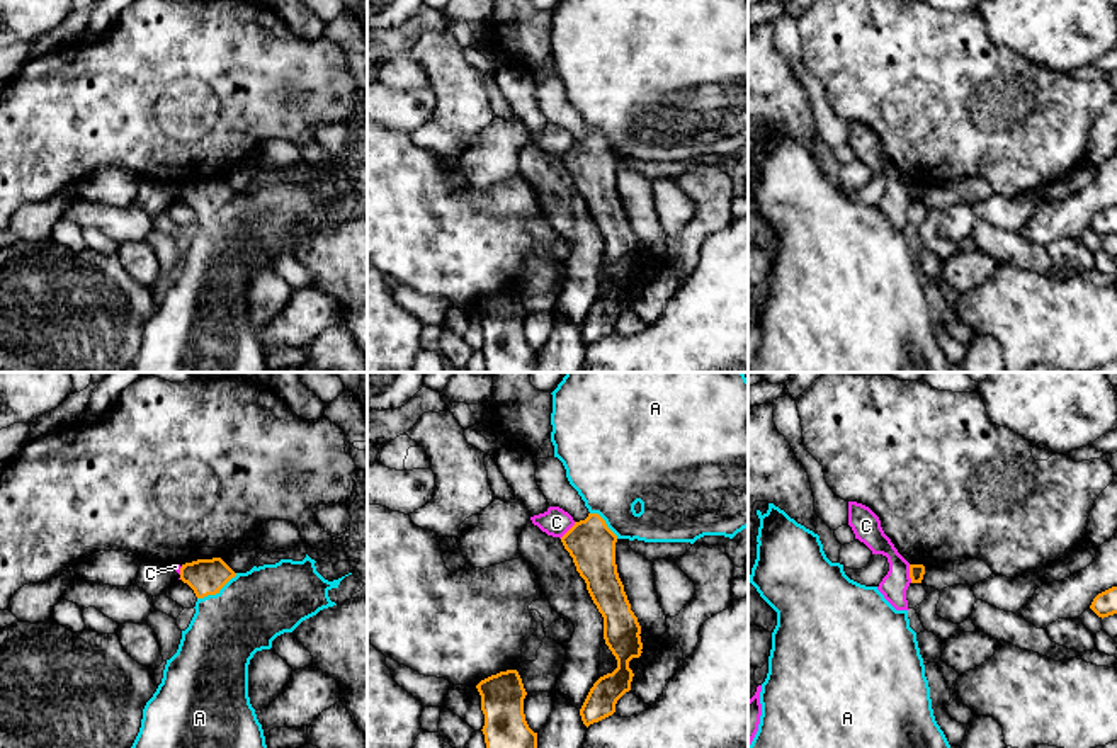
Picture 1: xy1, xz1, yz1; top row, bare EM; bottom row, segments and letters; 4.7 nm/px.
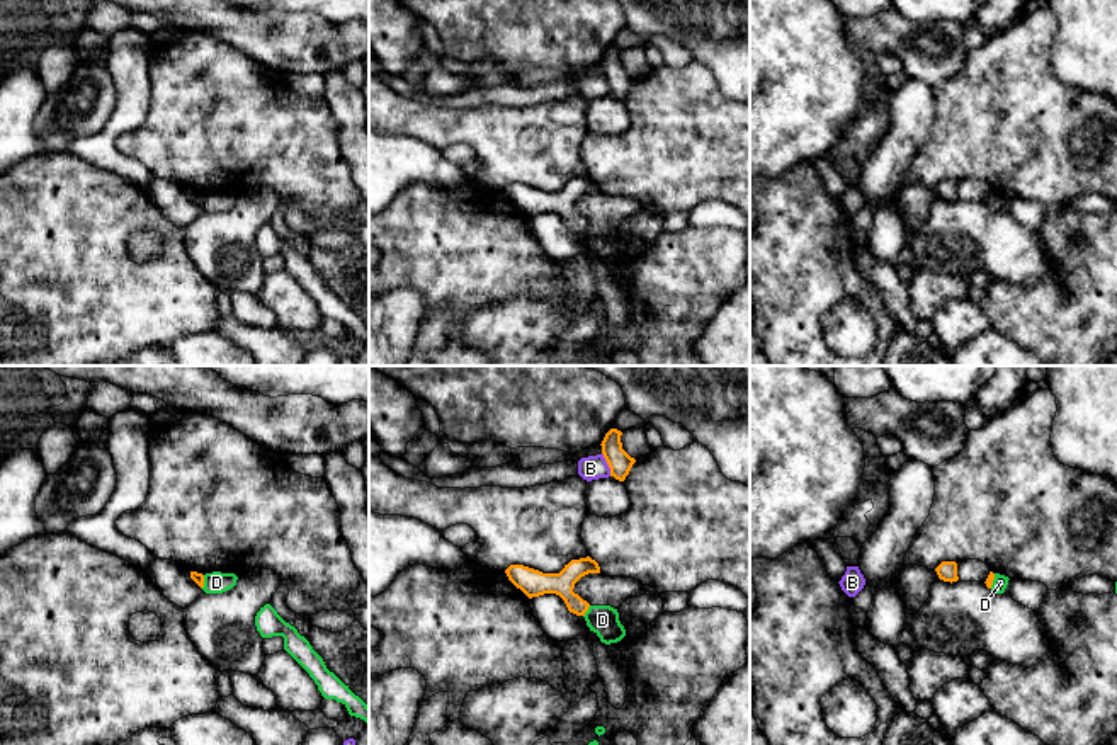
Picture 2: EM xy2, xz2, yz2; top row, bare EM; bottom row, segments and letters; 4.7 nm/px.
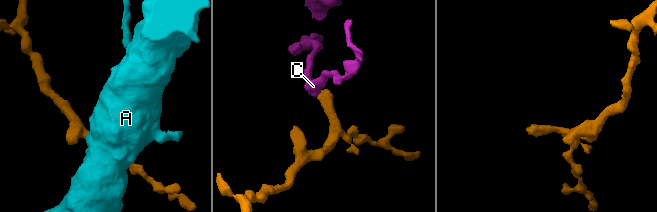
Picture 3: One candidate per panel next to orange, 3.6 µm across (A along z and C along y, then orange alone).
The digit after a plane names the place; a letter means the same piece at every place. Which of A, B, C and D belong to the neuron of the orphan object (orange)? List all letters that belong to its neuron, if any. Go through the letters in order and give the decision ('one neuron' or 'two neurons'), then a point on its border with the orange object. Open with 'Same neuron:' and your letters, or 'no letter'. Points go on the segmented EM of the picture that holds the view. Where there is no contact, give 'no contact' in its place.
Same neuron: A
A: one neuron; contact xy1 (216, 592)
B: two neurons; contact xz2 (607, 463)
C: two neurons; contact yz1 (910, 573)
D: two neurons; contact xz2 (587, 609)

